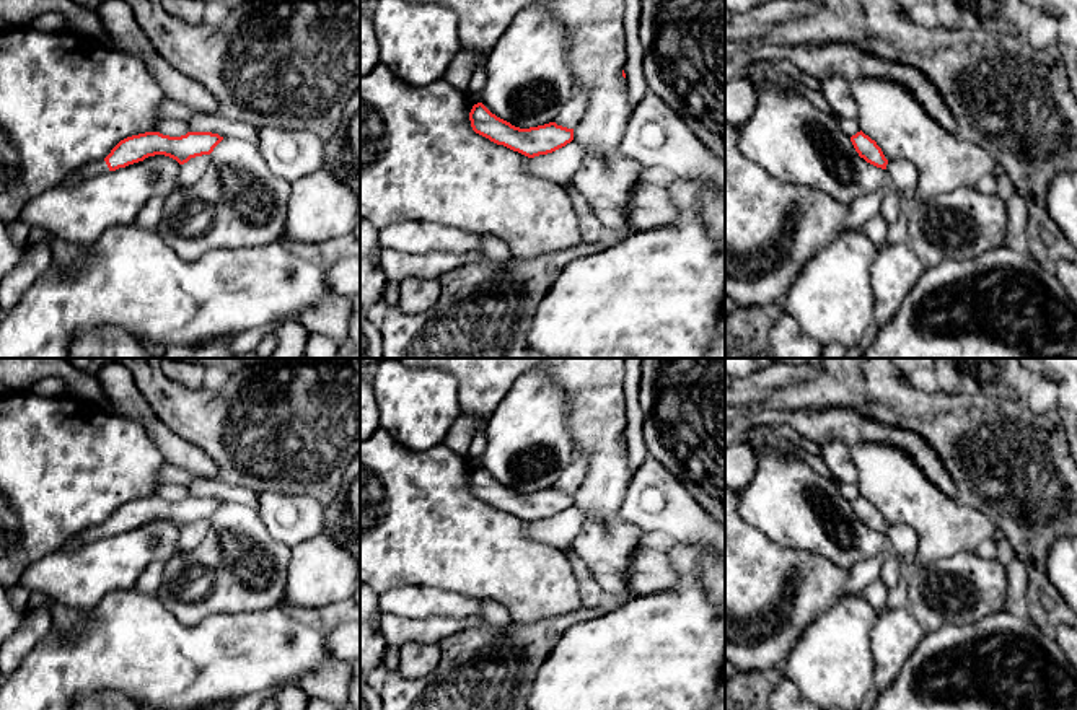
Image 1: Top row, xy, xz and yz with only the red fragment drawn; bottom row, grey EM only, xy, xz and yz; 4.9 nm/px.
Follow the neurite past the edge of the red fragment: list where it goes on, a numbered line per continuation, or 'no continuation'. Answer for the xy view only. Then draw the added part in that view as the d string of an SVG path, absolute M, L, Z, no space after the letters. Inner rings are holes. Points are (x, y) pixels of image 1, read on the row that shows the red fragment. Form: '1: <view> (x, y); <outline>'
1: xy (93, 170); M101 160L98 163L88 164L78 171L72 173L64 182L60 182L60 186L73 186L83 179L90 179L98 174L108 173L108 171L109 171L109 168L108 168L106 161Z

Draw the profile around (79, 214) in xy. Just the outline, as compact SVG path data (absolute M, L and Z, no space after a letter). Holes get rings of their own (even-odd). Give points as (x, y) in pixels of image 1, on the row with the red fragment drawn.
M165 155L108 171L73 186L57 186L31 199L18 220L47 231L54 239L86 246L117 225L135 223L138 212L152 197L166 197L178 187L181 164Z

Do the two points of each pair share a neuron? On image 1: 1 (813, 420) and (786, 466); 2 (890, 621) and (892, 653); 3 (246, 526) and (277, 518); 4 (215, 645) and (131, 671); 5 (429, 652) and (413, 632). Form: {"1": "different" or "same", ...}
{"1": "different", "2": "same", "3": "different", "4": "same", "5": "different"}

